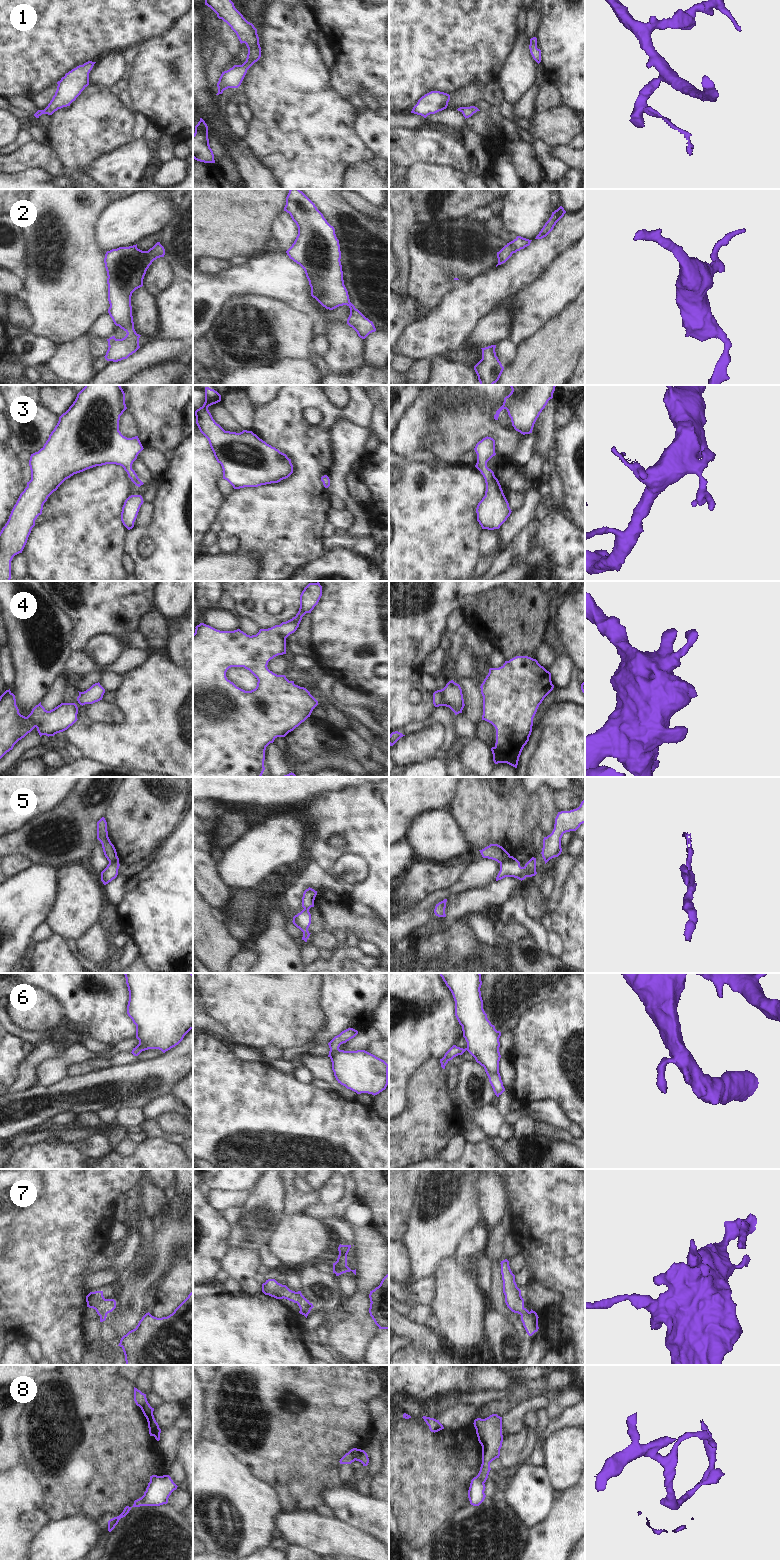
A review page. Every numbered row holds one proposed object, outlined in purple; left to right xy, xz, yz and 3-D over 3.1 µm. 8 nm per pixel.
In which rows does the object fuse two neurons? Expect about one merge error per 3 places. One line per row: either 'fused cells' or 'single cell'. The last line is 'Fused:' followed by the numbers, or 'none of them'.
1: single cell
2: single cell
3: single cell
4: single cell
5: fused cells
6: fused cells
7: single cell
8: fused cells
Fused: 5, 6, 8

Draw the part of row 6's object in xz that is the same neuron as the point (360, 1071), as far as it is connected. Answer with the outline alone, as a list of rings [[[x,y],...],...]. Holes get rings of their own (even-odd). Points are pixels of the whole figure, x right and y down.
[[[340,1050],[330,1059],[338,1083],[357,1094],[375,1096],[388,1085],[389,1065],[365,1050]]]

